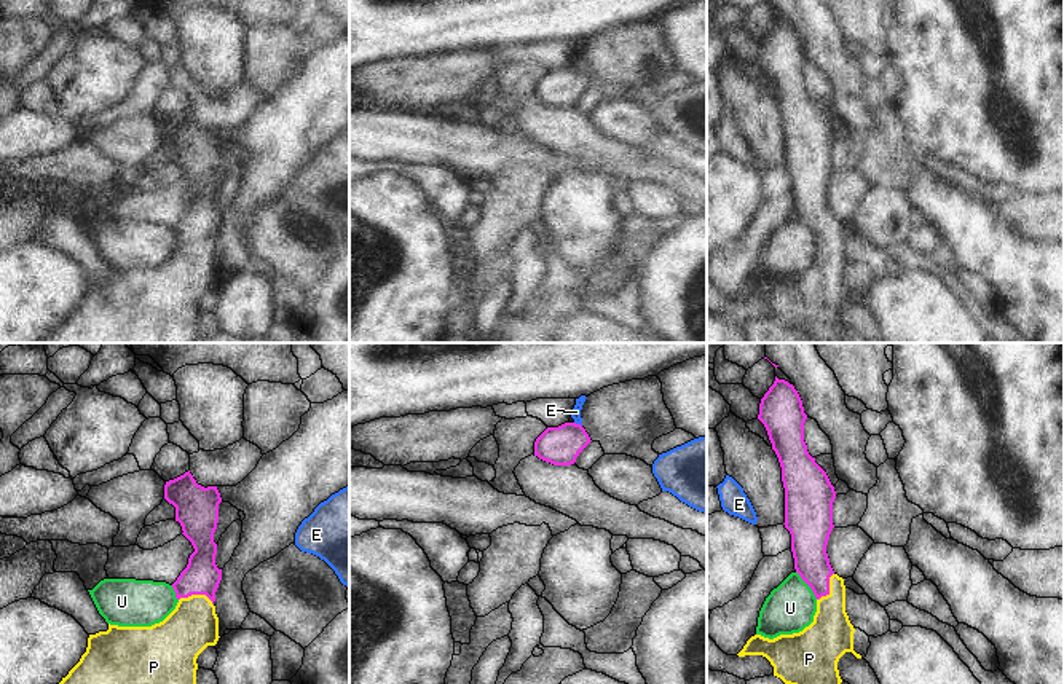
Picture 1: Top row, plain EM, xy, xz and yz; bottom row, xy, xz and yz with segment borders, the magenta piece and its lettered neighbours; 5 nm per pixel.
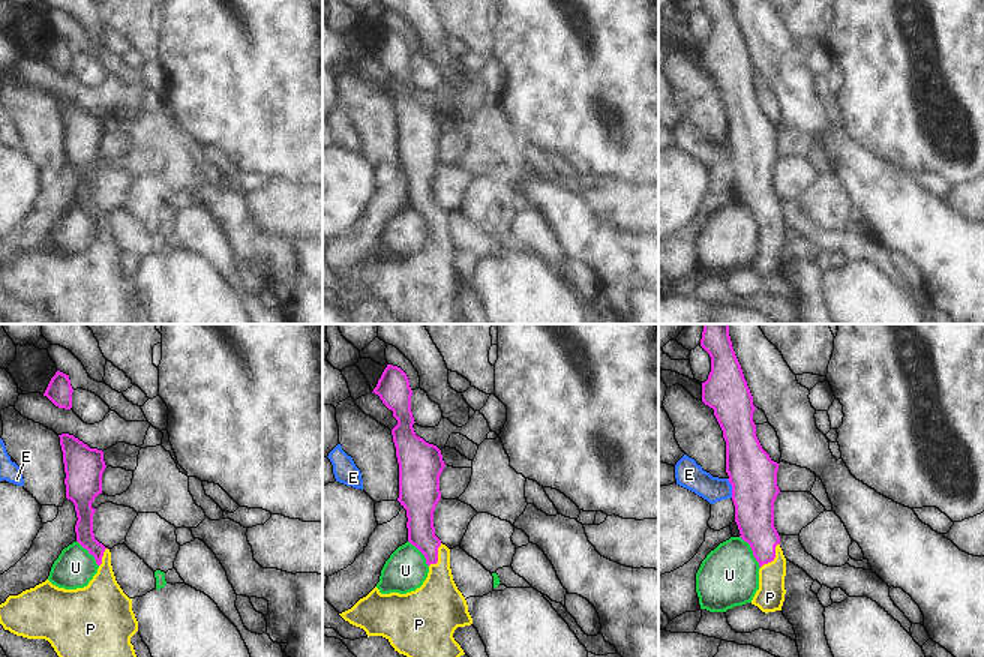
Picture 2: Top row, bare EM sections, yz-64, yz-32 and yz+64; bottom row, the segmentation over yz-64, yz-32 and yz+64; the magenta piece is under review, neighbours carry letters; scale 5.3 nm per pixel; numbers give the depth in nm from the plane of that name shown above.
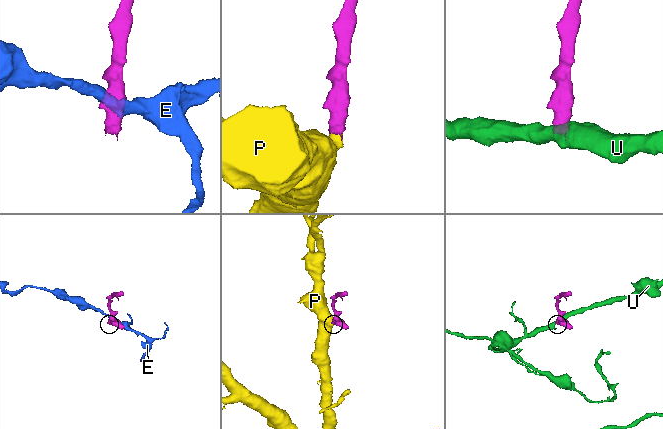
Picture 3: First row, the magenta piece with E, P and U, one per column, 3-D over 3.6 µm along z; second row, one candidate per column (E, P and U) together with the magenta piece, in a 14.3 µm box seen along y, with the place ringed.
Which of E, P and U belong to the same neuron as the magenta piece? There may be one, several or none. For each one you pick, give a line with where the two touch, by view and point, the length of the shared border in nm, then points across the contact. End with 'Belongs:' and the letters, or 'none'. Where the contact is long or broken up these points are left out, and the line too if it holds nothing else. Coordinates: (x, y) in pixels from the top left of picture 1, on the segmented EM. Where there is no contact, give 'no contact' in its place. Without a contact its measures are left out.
P: meets magenta in xy at (197, 593); contact 180 nm long; runs through xy (201, 576), (197, 584), (197, 593), (193, 625)
Belongs: P

